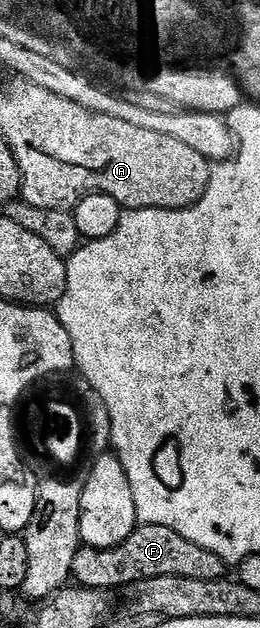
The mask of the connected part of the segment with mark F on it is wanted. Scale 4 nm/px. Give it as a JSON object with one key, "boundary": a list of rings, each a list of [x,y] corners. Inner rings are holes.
{"boundary":[[[139,523],[133,534],[120,546],[100,550],[99,548],[81,547],[76,554],[73,579],[82,586],[93,586],[103,590],[137,586],[143,580],[160,578],[161,576],[183,576],[184,578],[200,578],[204,582],[223,579],[227,575],[228,565],[212,550],[204,550],[204,546],[196,546],[196,542],[188,542],[176,530],[168,530],[168,526]]]}

